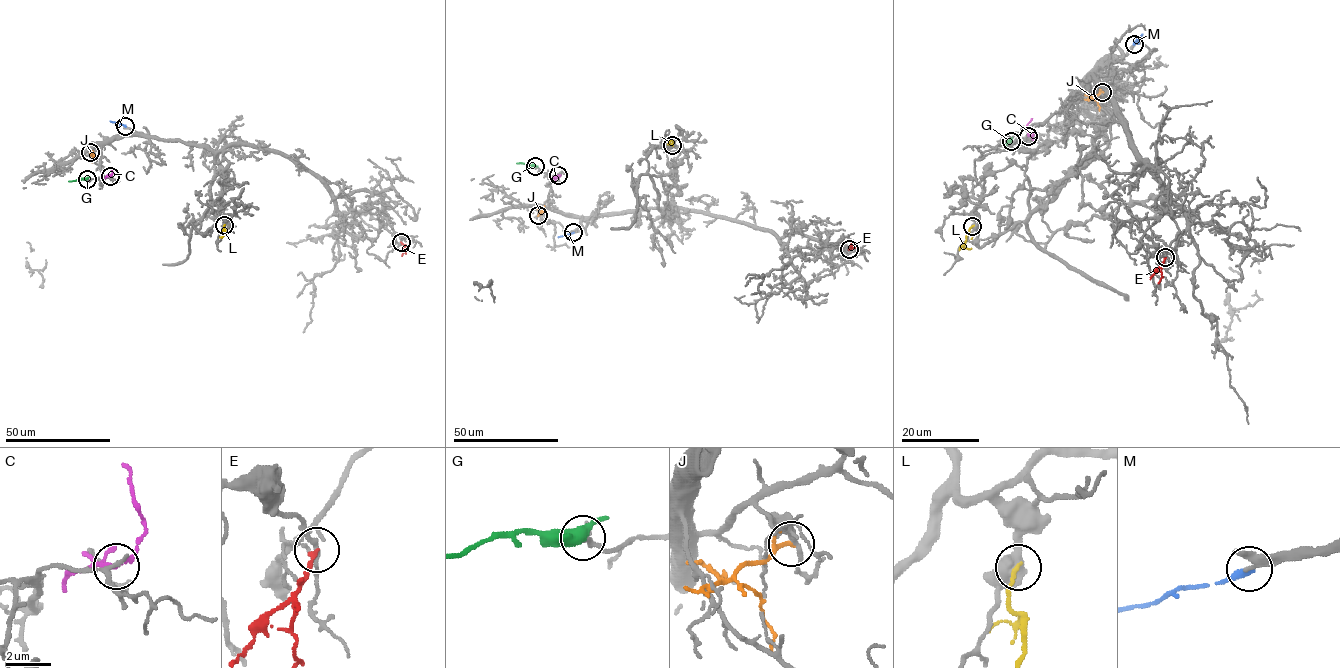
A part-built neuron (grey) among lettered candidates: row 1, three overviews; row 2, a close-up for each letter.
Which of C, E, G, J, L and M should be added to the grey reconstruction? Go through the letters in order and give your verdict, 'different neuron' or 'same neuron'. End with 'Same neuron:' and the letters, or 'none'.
C: different neuron
E: different neuron
G: same neuron
J: different neuron
L: different neuron
M: different neuron
Same neuron: G

